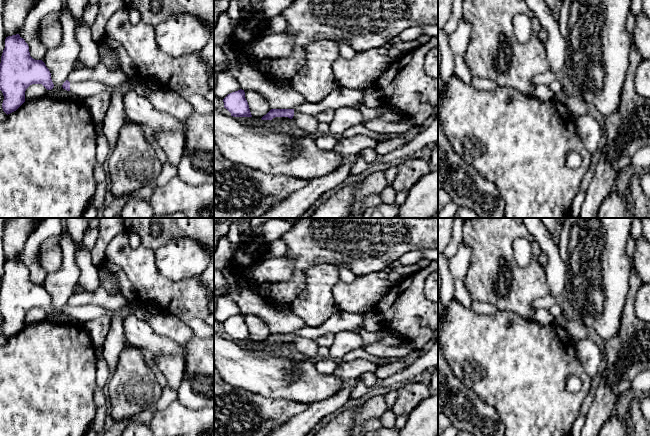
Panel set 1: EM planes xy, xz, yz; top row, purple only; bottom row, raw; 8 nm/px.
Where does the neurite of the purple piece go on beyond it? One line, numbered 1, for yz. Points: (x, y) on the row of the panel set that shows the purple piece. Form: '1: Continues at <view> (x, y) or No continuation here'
1: No continuation here

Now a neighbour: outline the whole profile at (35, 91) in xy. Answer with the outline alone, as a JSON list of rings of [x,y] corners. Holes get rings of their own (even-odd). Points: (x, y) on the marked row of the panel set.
[[[32,84],[25,91],[25,100],[35,100],[47,95],[47,89],[42,84]]]

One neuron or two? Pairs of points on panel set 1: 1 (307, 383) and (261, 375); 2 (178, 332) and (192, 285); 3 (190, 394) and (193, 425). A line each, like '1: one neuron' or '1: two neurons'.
1: one neuron
2: two neurons
3: two neurons

